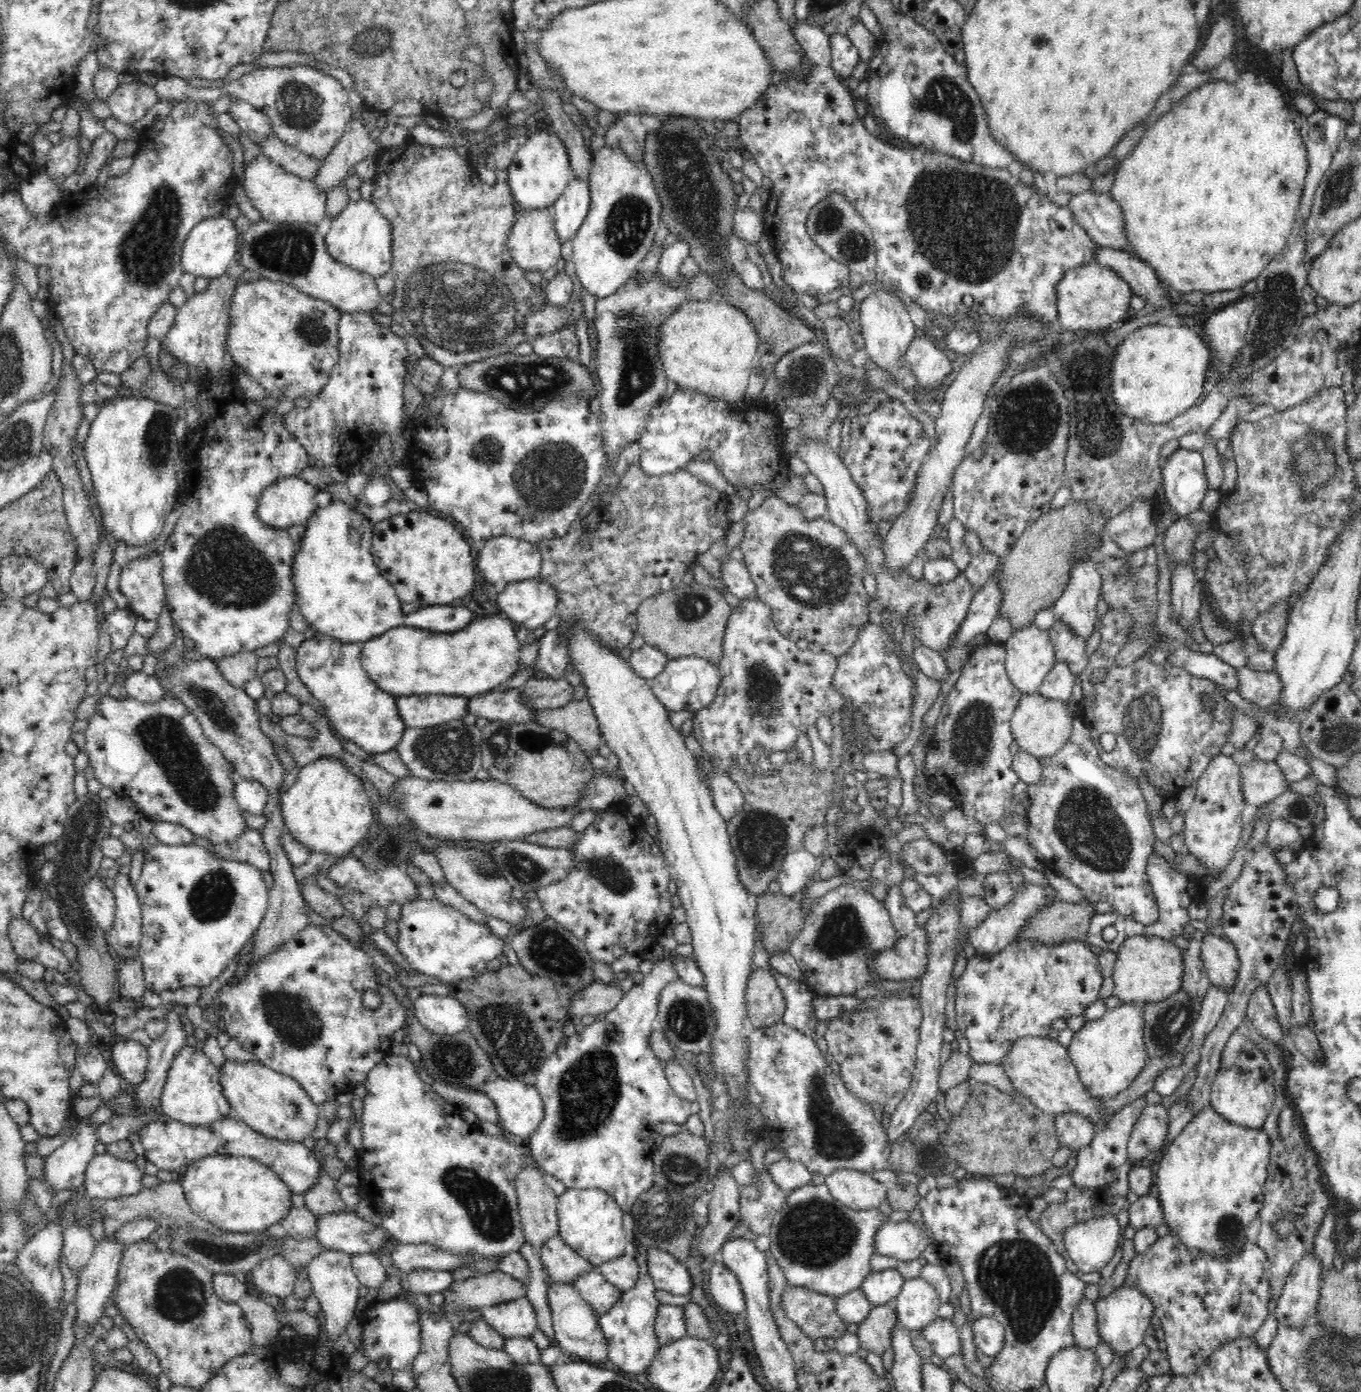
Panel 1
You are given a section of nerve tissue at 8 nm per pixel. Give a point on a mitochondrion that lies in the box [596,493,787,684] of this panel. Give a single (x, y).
(691, 607)

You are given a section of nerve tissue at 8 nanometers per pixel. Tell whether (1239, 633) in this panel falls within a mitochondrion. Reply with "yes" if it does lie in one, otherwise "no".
no

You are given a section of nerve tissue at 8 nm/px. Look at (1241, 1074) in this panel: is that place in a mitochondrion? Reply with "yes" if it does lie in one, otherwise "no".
yes

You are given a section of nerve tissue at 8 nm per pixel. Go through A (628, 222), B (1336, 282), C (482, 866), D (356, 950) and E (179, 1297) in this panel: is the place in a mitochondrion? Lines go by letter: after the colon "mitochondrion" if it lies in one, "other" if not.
A: mitochondrion
B: other
C: mitochondrion
D: other
E: mitochondrion

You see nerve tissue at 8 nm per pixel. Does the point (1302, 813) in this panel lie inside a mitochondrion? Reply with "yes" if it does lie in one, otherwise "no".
yes

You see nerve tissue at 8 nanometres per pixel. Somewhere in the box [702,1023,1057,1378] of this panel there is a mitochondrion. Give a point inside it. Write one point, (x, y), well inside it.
(812, 1234)

